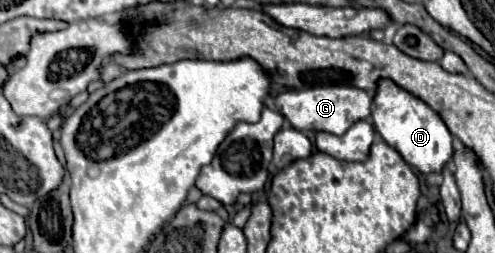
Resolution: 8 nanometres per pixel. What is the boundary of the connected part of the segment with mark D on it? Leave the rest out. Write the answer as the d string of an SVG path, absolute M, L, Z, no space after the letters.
M380 79L374 95L372 107L374 127L380 137L394 147L408 165L416 167L420 173L440 173L442 167L452 159L452 133L448 131L442 117L432 111L422 99L414 97L412 93L398 87L392 79Z

